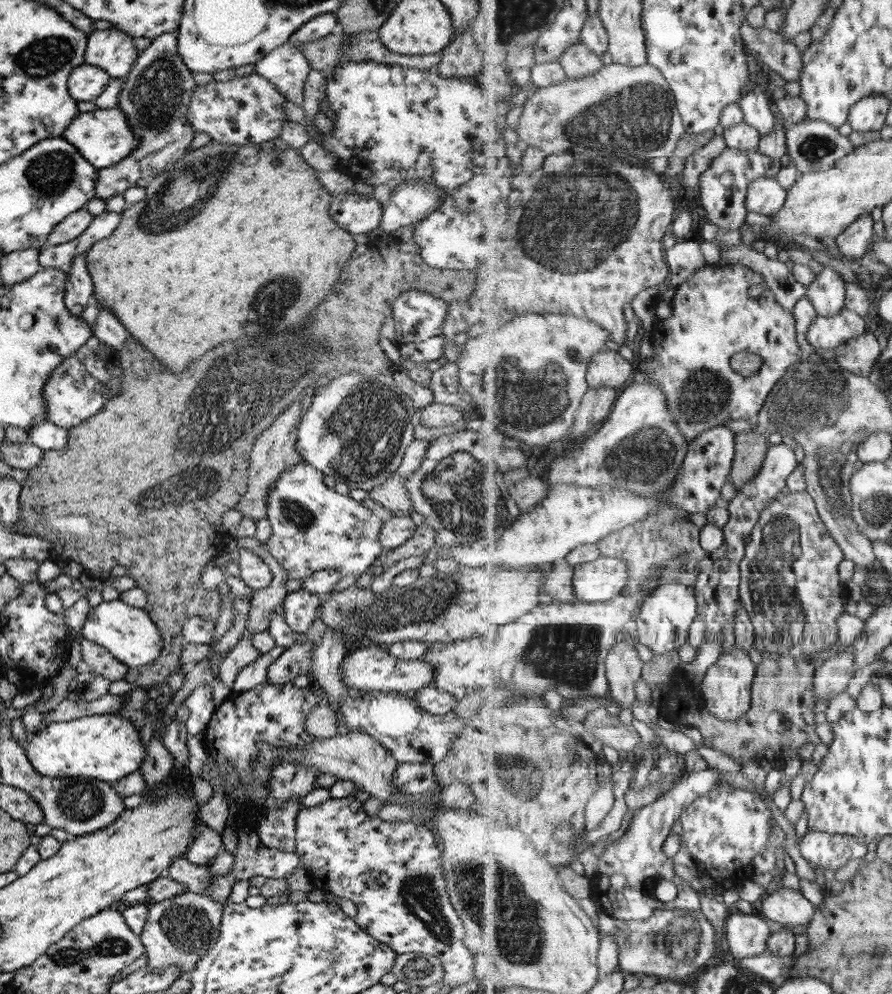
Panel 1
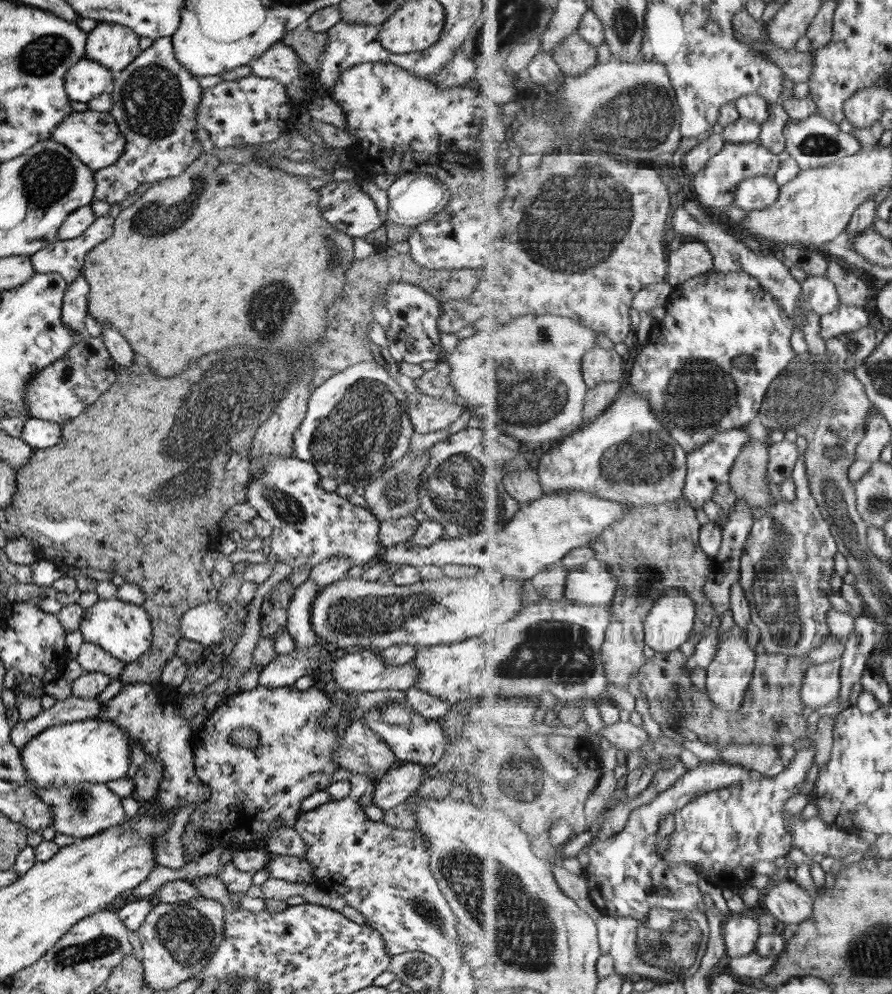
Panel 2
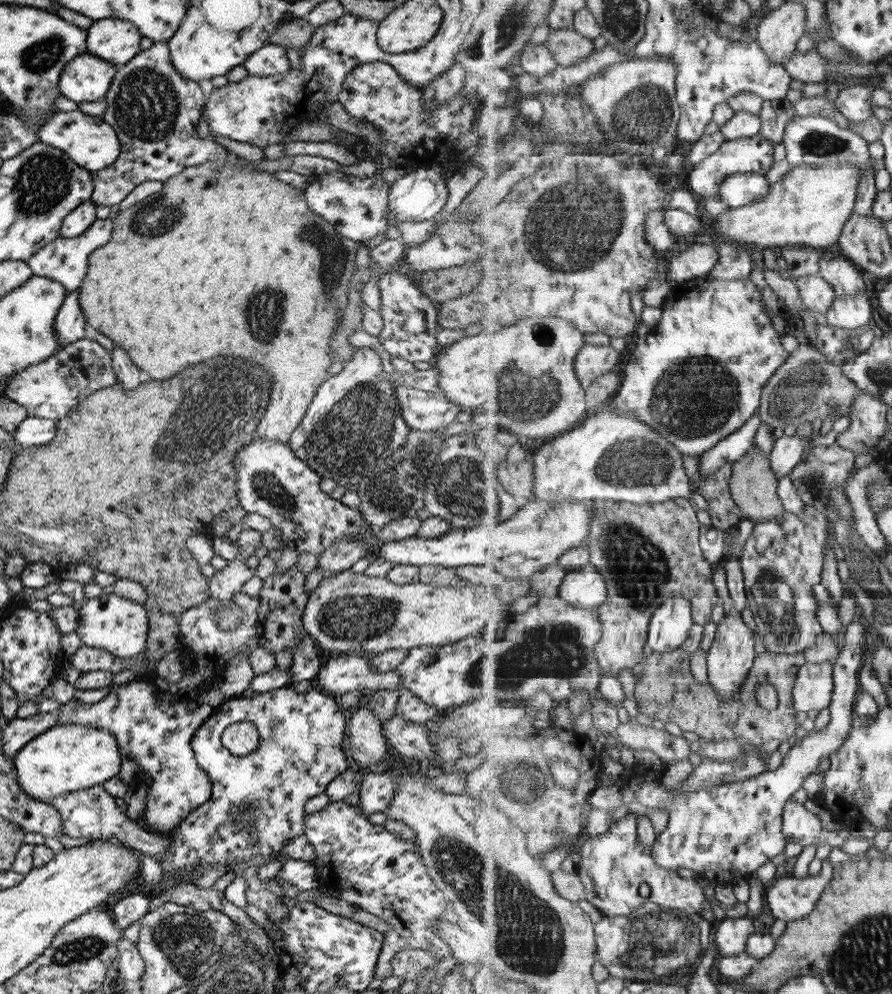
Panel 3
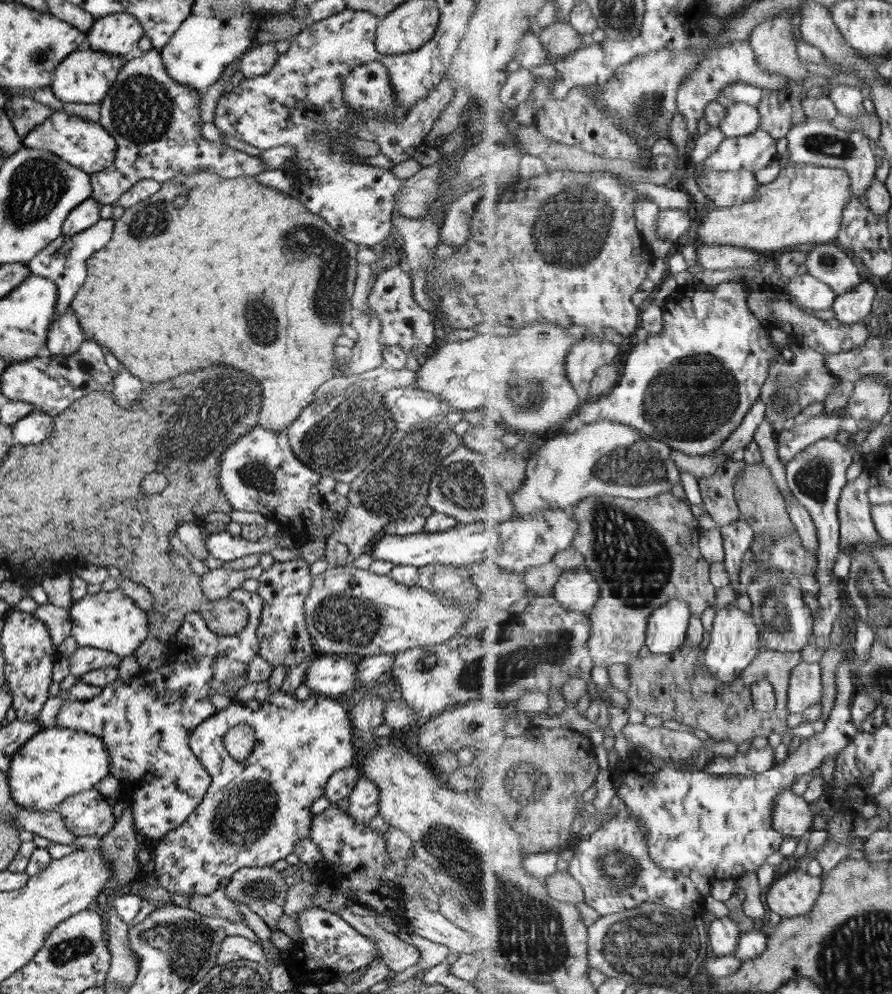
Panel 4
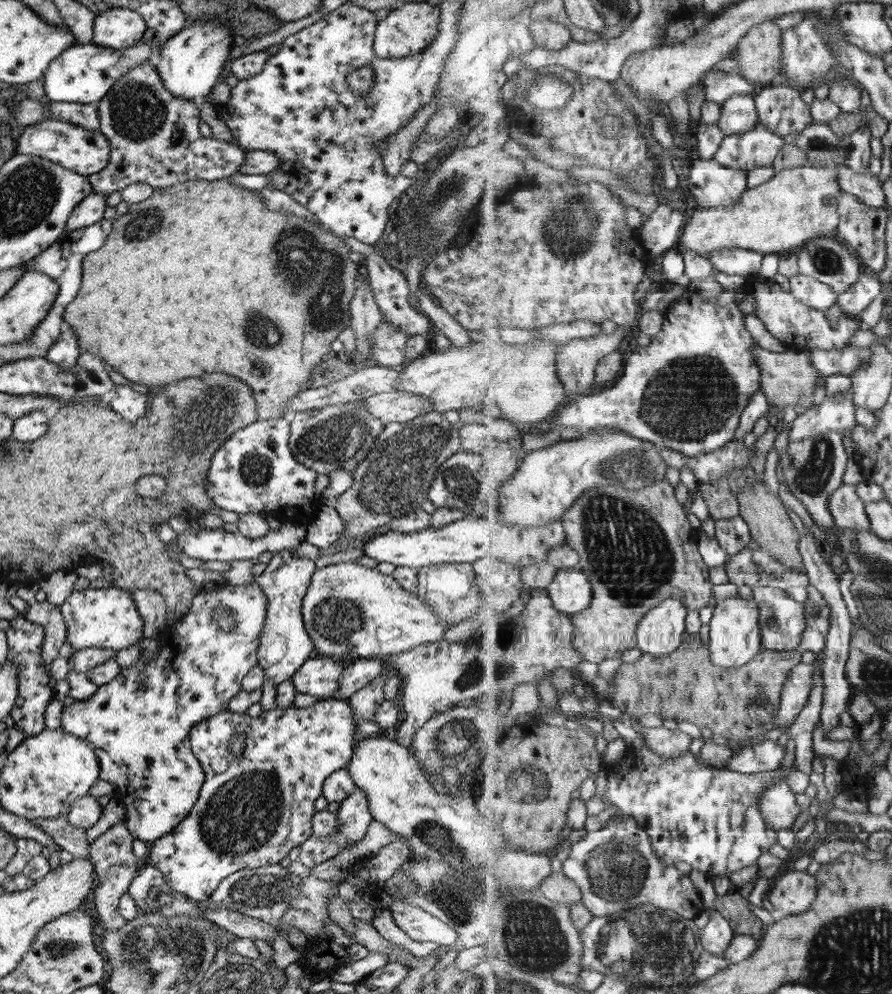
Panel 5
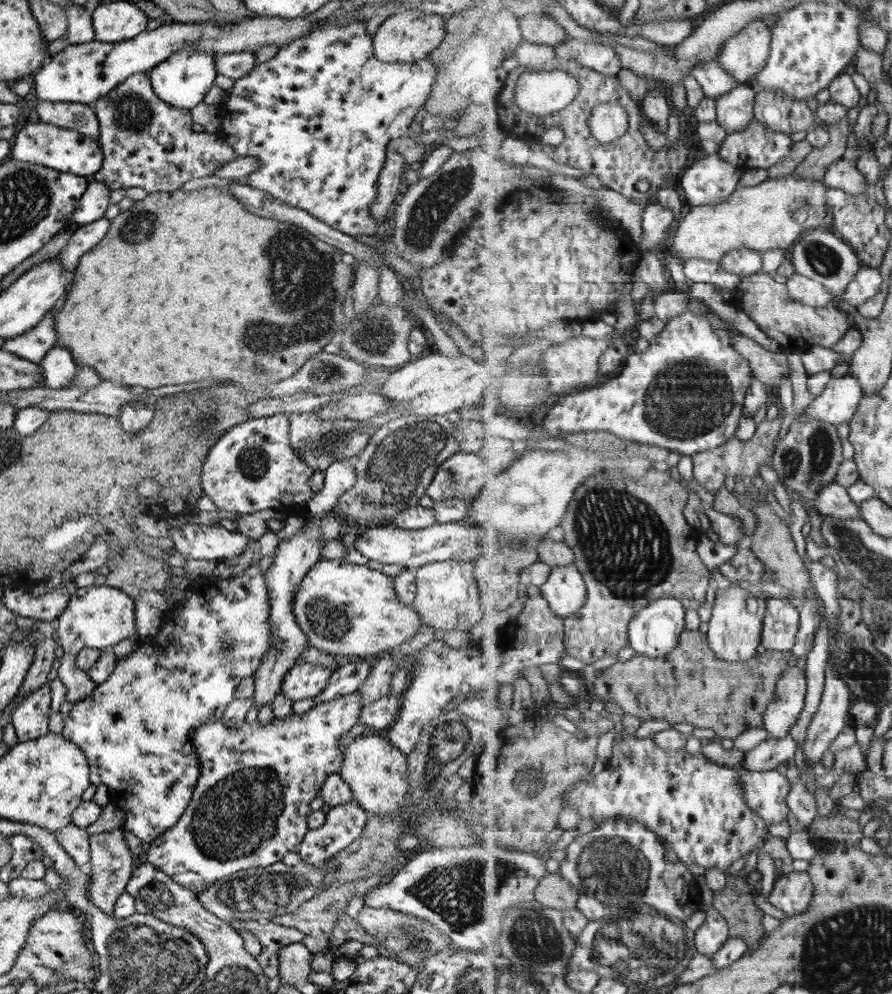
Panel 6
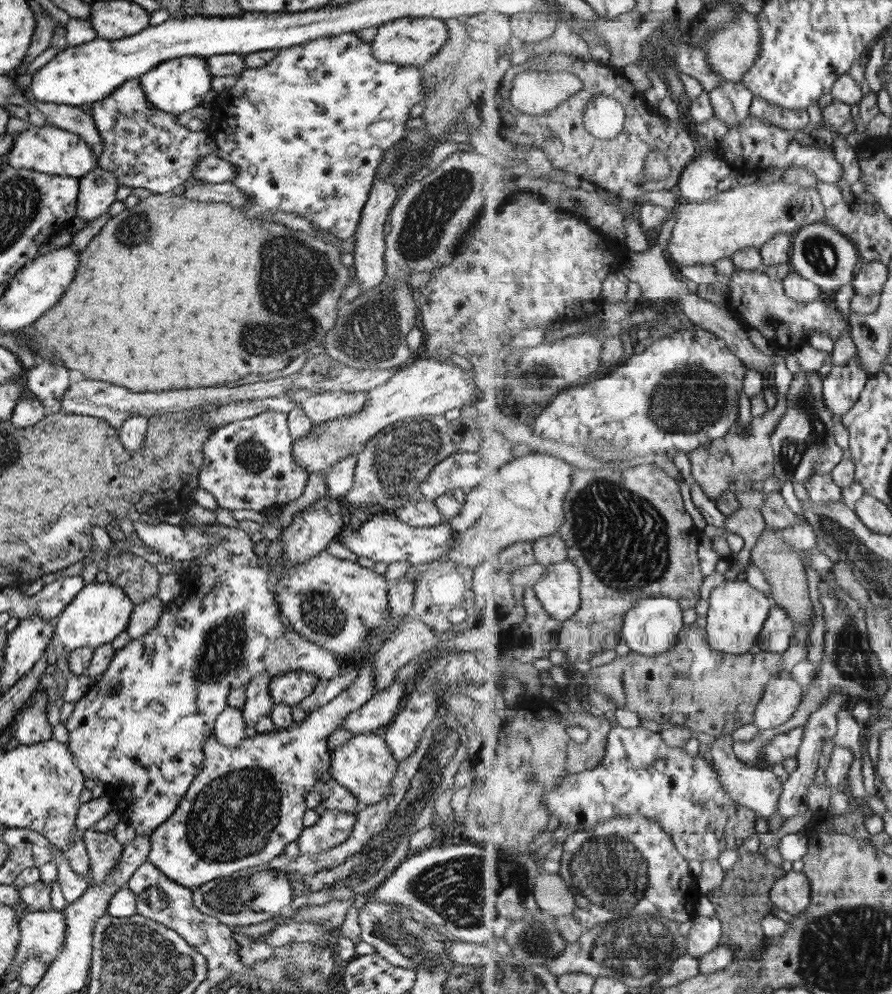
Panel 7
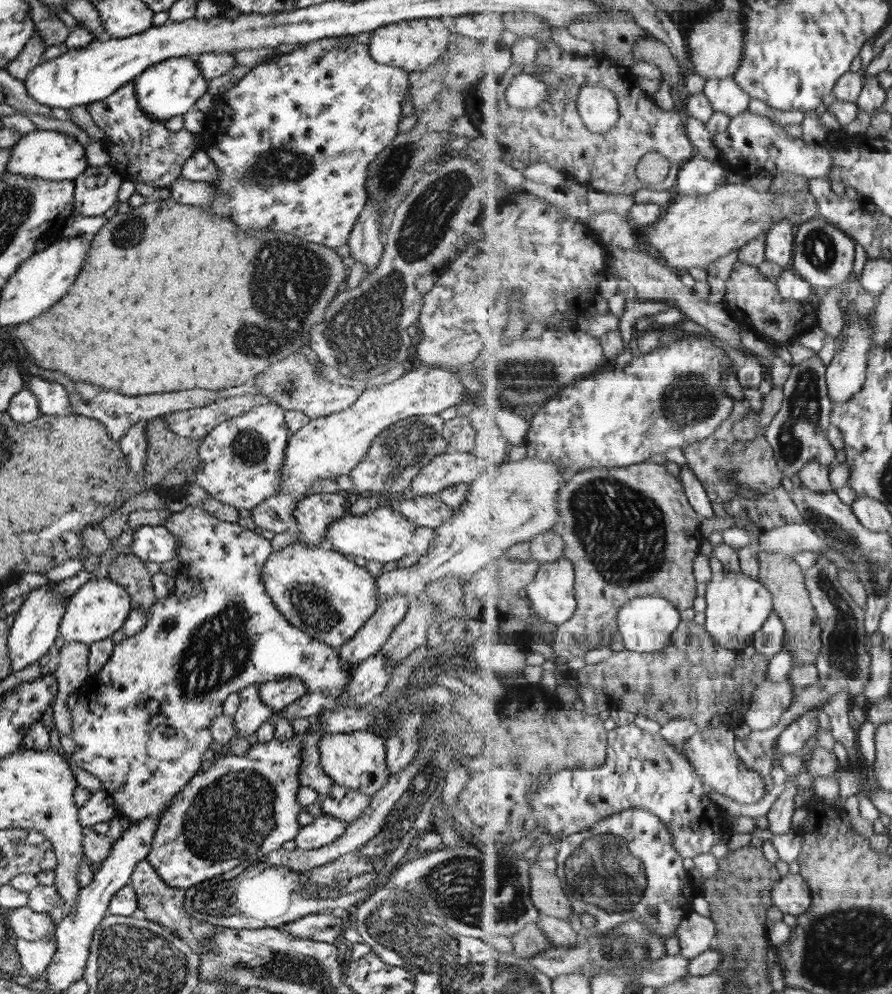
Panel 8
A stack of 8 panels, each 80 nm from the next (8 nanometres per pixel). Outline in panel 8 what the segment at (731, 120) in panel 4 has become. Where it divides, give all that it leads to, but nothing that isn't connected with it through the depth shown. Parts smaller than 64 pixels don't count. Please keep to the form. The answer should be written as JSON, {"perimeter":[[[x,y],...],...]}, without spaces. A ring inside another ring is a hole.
{"perimeter":[[[734,77],[706,79],[704,93],[715,113],[723,112],[733,119],[749,111],[752,96],[737,84]]]}

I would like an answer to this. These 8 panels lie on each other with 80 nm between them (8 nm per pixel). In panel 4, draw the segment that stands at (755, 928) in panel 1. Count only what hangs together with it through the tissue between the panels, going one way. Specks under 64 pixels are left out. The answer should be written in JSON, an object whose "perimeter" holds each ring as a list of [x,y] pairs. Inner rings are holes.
{"perimeter":[[[729,917],[715,918],[708,924],[711,953],[729,956],[737,952],[744,934],[740,926]]]}

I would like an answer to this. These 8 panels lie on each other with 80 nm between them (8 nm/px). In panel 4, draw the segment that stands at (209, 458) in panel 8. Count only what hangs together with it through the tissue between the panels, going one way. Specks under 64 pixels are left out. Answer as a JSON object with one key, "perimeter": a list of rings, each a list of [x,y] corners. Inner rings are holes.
{"perimeter":[[[258,424],[248,433],[237,437],[232,443],[226,446],[219,458],[219,491],[223,499],[232,507],[232,510],[247,512],[259,512],[265,518],[276,520],[281,528],[287,529],[289,534],[304,545],[308,542],[326,542],[339,526],[341,526],[341,513],[335,513],[330,506],[327,506],[321,495],[315,491],[320,475],[314,470],[304,466],[291,453],[287,433],[265,430]]]}

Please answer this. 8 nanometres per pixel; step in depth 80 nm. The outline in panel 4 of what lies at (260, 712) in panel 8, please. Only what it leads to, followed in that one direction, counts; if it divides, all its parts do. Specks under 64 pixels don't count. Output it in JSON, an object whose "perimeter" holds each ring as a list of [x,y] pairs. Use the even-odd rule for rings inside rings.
{"perimeter":[[[301,558],[283,562],[273,561],[269,568],[262,571],[256,578],[258,582],[256,594],[263,602],[256,630],[258,640],[256,654],[272,669],[282,664],[287,671],[294,664],[314,653],[309,633],[306,631],[303,612],[311,579],[309,565]]]}

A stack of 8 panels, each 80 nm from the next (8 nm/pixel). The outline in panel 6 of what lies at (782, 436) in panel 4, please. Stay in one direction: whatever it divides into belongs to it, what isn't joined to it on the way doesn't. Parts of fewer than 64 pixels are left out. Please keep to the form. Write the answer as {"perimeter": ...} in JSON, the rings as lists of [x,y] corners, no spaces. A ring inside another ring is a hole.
{"perimeter":[[[845,373],[842,377],[831,378],[824,391],[801,413],[802,421],[817,419],[835,426],[848,424],[857,412],[864,390],[854,374]]]}

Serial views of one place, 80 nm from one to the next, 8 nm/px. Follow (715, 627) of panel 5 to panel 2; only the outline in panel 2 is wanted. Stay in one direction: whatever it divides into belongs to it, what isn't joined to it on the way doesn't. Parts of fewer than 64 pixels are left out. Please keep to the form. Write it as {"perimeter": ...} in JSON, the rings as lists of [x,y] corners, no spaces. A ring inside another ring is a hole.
{"perimeter":[[[737,622],[726,632],[726,639],[717,643],[715,656],[707,667],[706,690],[717,708],[738,711],[744,704],[755,670],[756,651],[747,644],[747,636]]]}

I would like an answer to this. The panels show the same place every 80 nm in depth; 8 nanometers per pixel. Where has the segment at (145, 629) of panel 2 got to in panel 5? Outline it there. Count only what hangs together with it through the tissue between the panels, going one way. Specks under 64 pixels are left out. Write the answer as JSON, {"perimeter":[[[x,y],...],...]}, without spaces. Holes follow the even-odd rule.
{"perimeter":[[[90,585],[85,590],[79,590],[79,592],[73,592],[65,598],[65,602],[58,606],[61,613],[64,627],[65,627],[65,644],[71,646],[73,653],[76,650],[84,648],[93,649],[111,649],[115,652],[125,648],[135,641],[140,642],[142,640],[143,624],[141,622],[139,613],[135,609],[134,603],[130,598],[130,594],[122,589],[116,587],[102,588],[98,585]]]}

